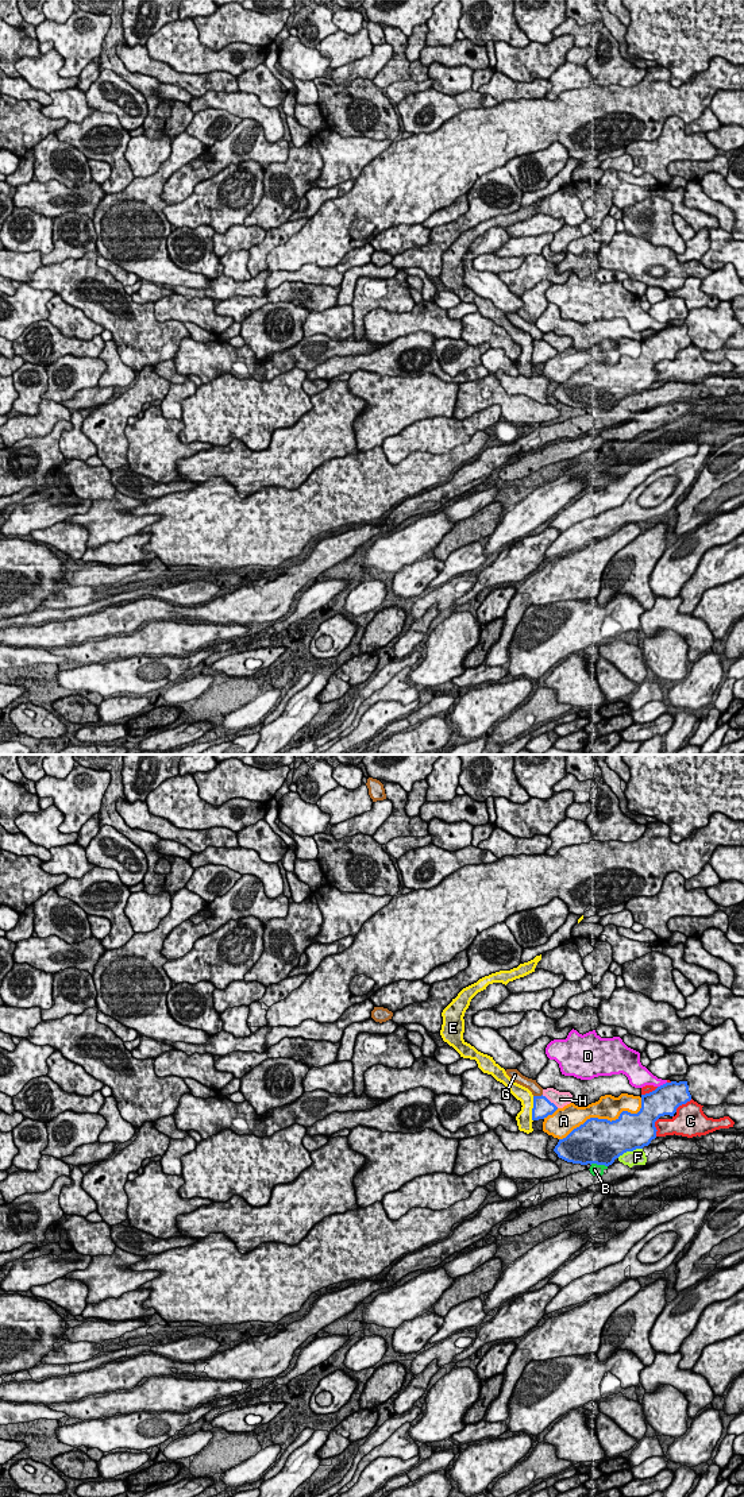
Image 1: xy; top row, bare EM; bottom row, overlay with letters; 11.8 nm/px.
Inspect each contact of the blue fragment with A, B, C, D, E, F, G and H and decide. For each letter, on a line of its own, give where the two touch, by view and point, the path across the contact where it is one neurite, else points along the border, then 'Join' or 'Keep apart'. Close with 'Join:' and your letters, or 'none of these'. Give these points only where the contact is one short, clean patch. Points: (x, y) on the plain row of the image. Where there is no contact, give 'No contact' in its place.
A: Touches blue at xy (605, 363). Keep apart
B: Touches blue at xy (598, 408). Keep apart
C: Touches blue at xy (682, 347). Keep apart
D: Touches blue at xy (663, 328). Keep apart
E: Touches blue at xy (532, 352). Keep apart
F: Touches blue at xy (629, 394). Boundary: xy (642, 392), (627, 394), (617, 401). Keep apart
G: Touches blue at xy (538, 340). Keep apart
H: Touches blue at xy (548, 344). Keep apart
Join: none of these

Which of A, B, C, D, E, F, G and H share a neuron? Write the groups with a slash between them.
A / B F / C / D / E / G / H

